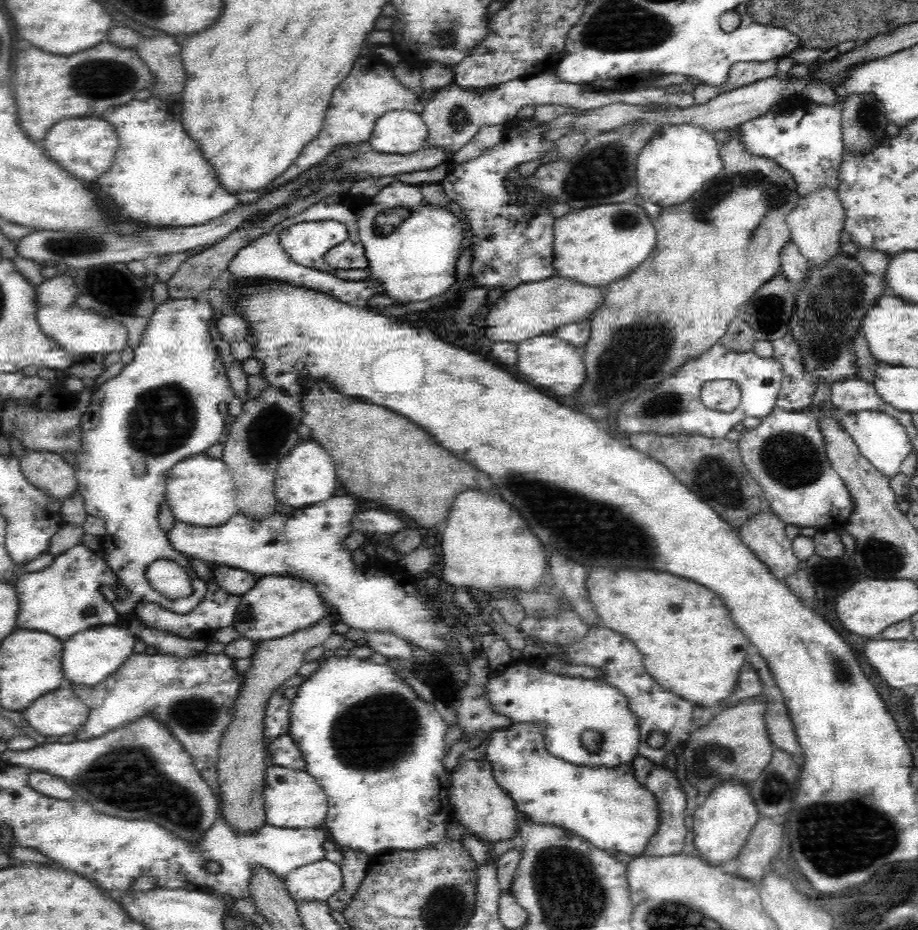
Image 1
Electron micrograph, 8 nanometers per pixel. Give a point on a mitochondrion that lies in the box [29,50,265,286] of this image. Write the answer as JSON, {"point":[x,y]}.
{"point":[95,78]}

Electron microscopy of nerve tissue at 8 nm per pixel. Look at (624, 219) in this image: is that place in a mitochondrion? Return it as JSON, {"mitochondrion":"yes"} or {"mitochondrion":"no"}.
{"mitochondrion":"yes"}

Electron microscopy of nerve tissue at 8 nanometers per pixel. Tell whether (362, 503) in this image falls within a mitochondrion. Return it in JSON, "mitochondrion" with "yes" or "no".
{"mitochondrion":"no"}

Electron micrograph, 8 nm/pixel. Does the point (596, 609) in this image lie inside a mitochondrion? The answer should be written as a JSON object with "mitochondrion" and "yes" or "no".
{"mitochondrion":"no"}

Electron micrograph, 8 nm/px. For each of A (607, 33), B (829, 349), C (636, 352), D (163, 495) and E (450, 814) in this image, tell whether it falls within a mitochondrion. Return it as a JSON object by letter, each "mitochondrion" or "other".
{"A":"mitochondrion","B":"mitochondrion","C":"mitochondrion","D":"other","E":"other"}

